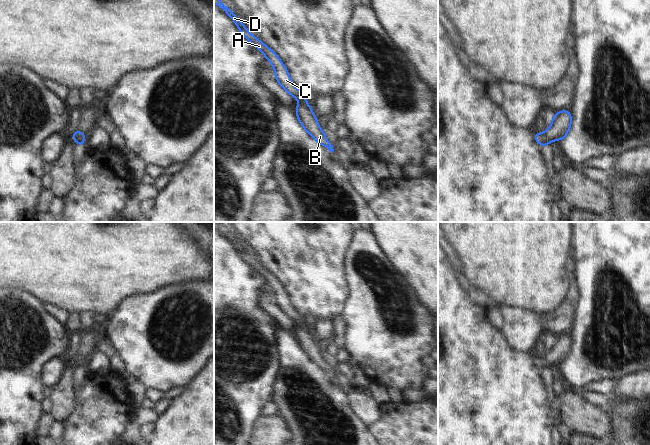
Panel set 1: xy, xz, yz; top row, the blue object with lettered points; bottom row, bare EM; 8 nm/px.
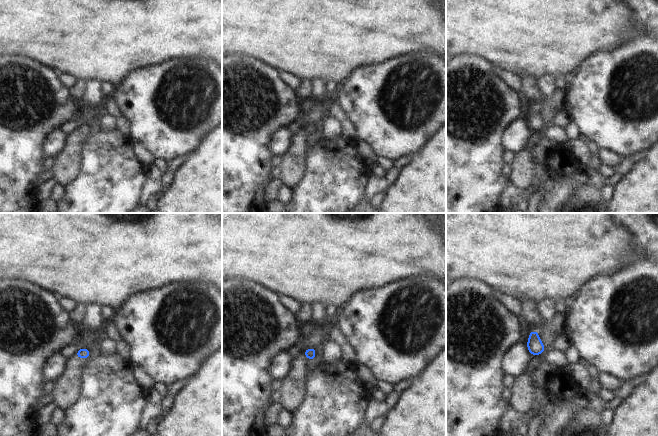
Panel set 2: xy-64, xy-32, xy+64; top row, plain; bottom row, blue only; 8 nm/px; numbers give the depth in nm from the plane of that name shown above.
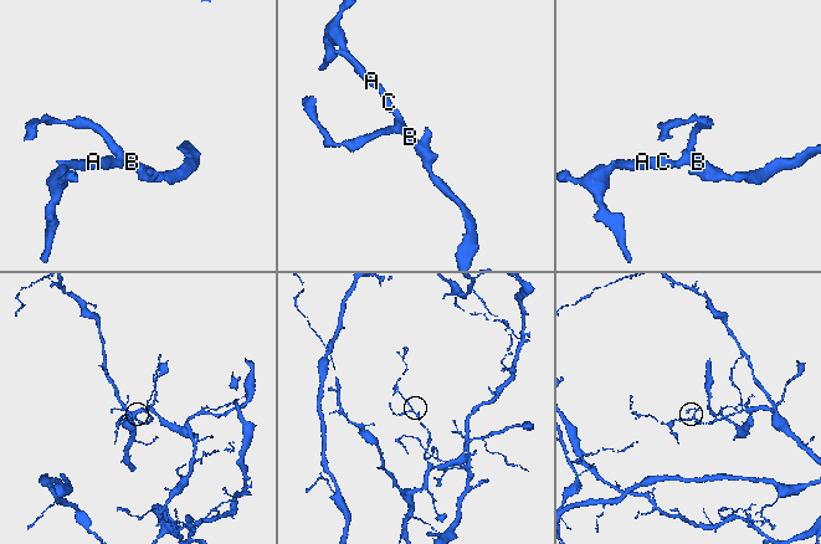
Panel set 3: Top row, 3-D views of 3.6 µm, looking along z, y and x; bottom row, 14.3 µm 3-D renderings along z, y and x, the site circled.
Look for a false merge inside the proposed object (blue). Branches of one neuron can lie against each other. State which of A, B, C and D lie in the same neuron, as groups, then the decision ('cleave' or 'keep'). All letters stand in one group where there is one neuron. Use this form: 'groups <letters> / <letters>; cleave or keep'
groups A B C D; keep

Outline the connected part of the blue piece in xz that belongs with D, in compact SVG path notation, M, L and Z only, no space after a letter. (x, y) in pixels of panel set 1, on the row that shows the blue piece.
M214 0L214 4L218 5L236 24L241 34L257 49L259 49L265 58L272 64L275 71L275 78L278 84L287 91L289 95L295 97L299 105L295 108L295 113L301 126L308 134L322 146L326 147L330 152L333 152L333 145L327 140L325 132L319 127L317 118L313 110L309 107L310 104L306 101L304 93L296 88L289 77L289 72L277 56L277 54L267 47L261 40L253 36L245 27L243 22L237 18L233 11L228 8L220 0Z

